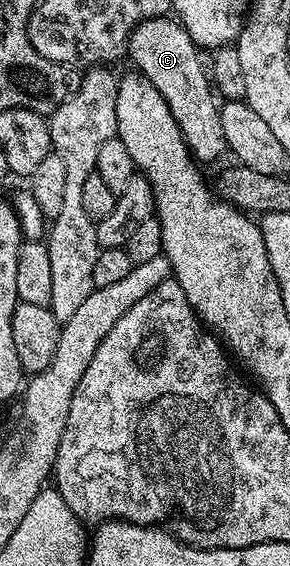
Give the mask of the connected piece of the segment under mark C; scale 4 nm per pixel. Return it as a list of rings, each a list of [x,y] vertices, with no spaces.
[[[172,16],[155,17],[151,21],[140,21],[129,37],[128,60],[133,60],[136,72],[148,79],[175,115],[179,131],[198,162],[217,161],[226,156],[227,146],[223,135],[223,123],[219,108],[219,97],[211,84],[207,65],[201,62],[202,50],[191,39],[191,35]]]

